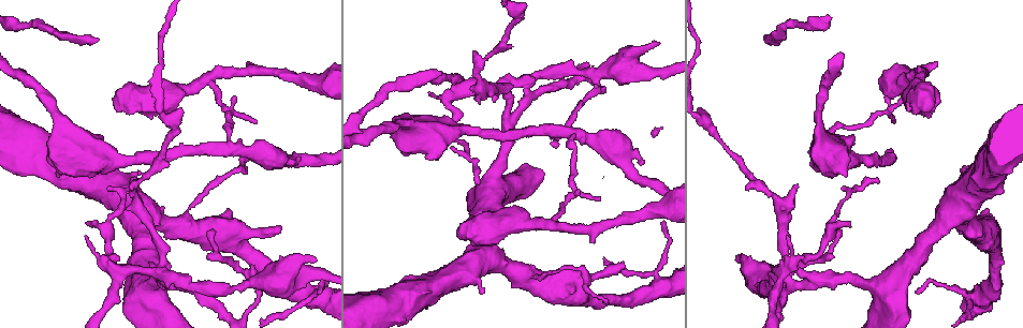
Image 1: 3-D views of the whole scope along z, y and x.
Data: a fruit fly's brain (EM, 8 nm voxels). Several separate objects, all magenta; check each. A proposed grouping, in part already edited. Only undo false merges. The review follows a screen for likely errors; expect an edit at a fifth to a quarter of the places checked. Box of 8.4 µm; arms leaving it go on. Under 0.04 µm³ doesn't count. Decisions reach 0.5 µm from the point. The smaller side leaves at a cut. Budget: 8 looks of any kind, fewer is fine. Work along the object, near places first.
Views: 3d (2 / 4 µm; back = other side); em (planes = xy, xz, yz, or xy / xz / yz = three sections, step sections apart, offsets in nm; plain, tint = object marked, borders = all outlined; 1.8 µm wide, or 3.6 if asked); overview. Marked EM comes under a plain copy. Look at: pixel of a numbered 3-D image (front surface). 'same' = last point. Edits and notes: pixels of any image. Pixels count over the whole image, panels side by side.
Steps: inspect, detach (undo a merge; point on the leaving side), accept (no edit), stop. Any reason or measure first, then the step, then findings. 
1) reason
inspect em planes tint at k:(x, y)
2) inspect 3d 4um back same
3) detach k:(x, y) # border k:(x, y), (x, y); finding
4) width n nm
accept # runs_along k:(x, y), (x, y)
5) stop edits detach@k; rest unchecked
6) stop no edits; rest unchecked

inspect 3d 4um at 1:(983, 296)

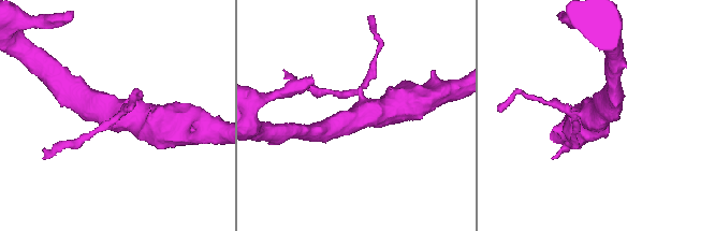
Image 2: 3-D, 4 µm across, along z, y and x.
inspect em planes tint at 2:(360, 112)

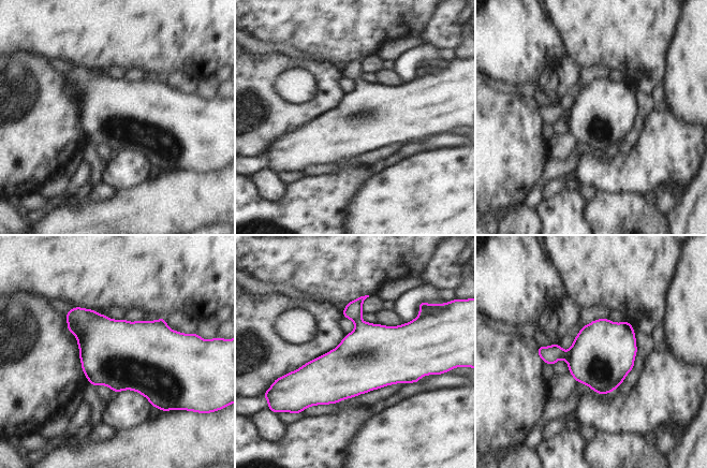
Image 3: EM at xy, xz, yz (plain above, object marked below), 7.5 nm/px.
accept # one neuron here

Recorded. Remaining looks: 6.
side arm on a straight run
inspect em planes tint at 1:(554, 225)

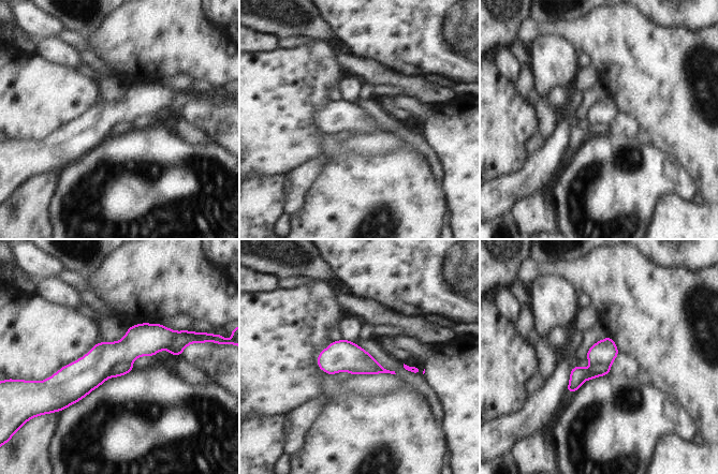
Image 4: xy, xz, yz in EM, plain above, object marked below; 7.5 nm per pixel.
detach 4:(90, 371) # border 4:(130, 361), (118, 364), (110, 375); a second neuron is stuck on

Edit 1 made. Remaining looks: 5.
see it whole again
inspect overview

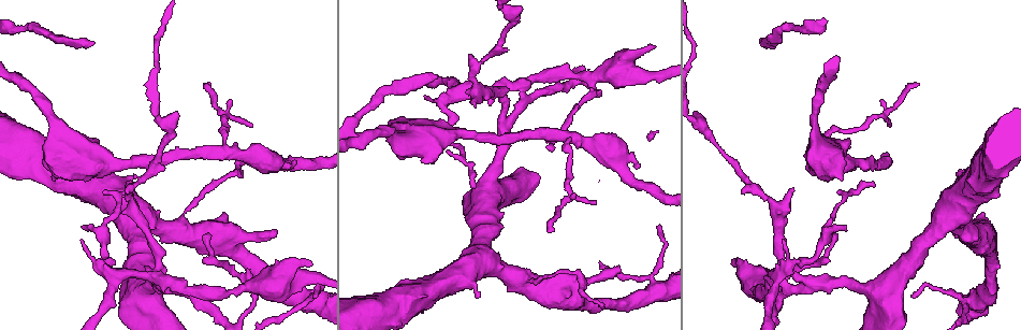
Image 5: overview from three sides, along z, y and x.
branch point
inspect 3d 4um at 5:(133, 225)

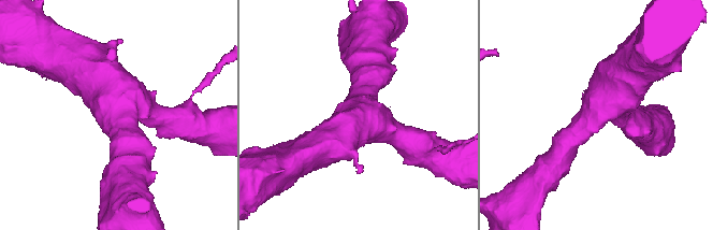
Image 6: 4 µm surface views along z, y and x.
arms 3; arm_widths 360, 400, 600 nm; need the tissue
inspect em xy step 8 tint at 6:(115, 112)

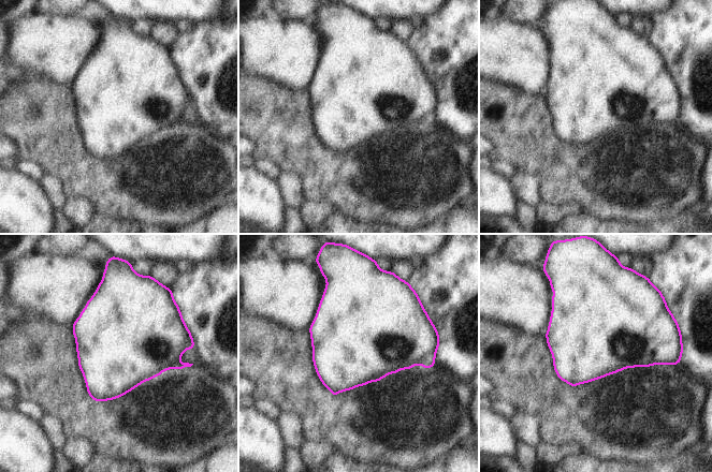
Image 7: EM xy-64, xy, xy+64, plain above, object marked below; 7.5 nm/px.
inspect em planes borders same

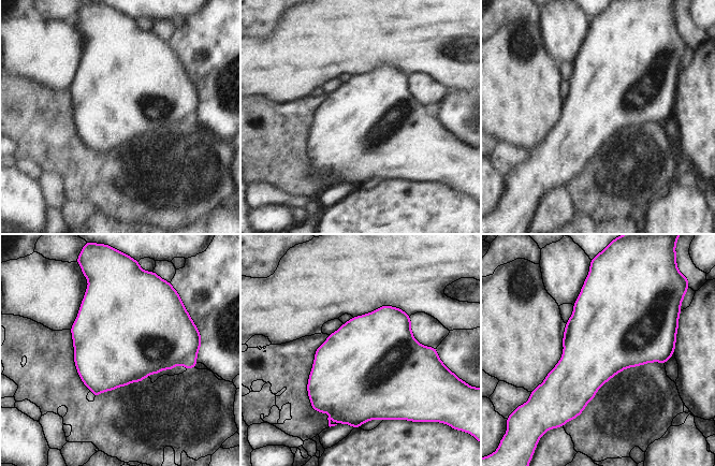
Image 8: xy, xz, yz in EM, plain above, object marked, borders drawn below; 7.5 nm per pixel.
width 600 nm
accept # all the same neuron

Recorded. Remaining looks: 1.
stop edits detach@4; rest unchecked

